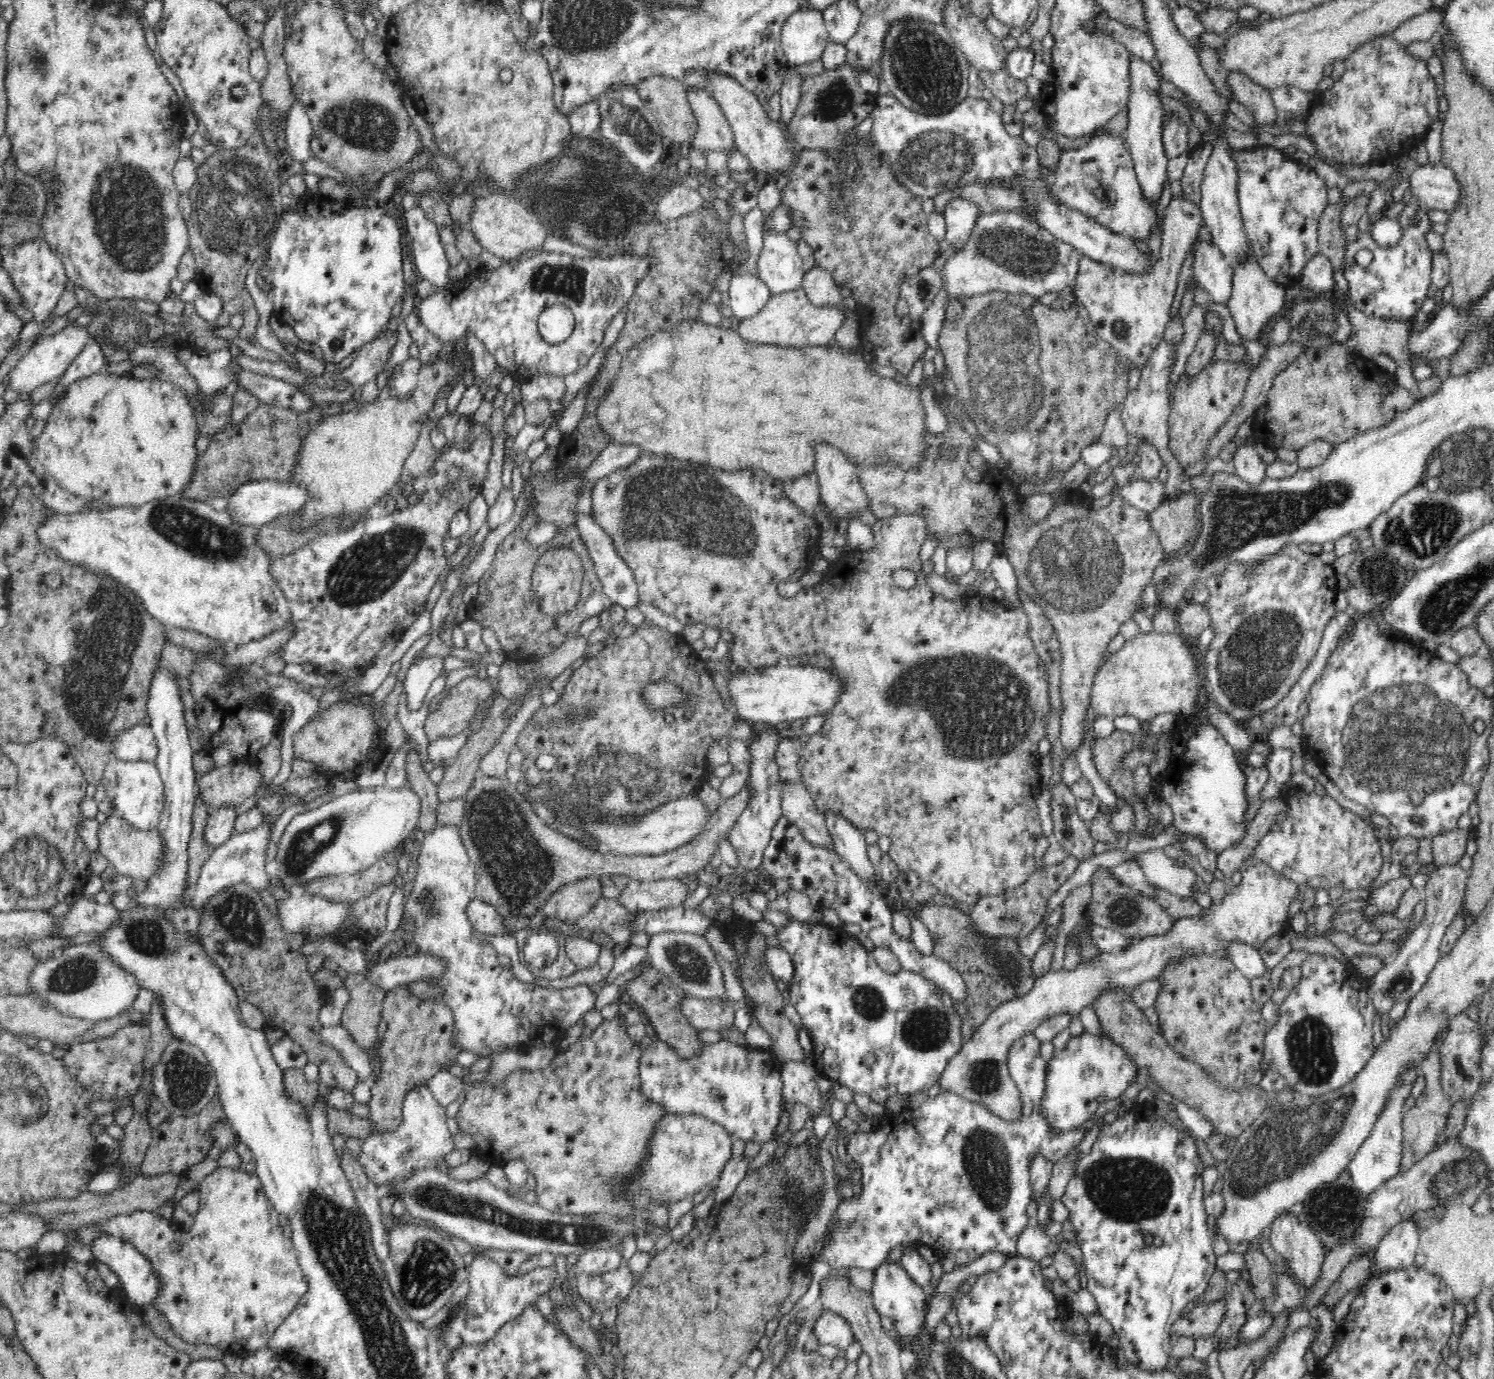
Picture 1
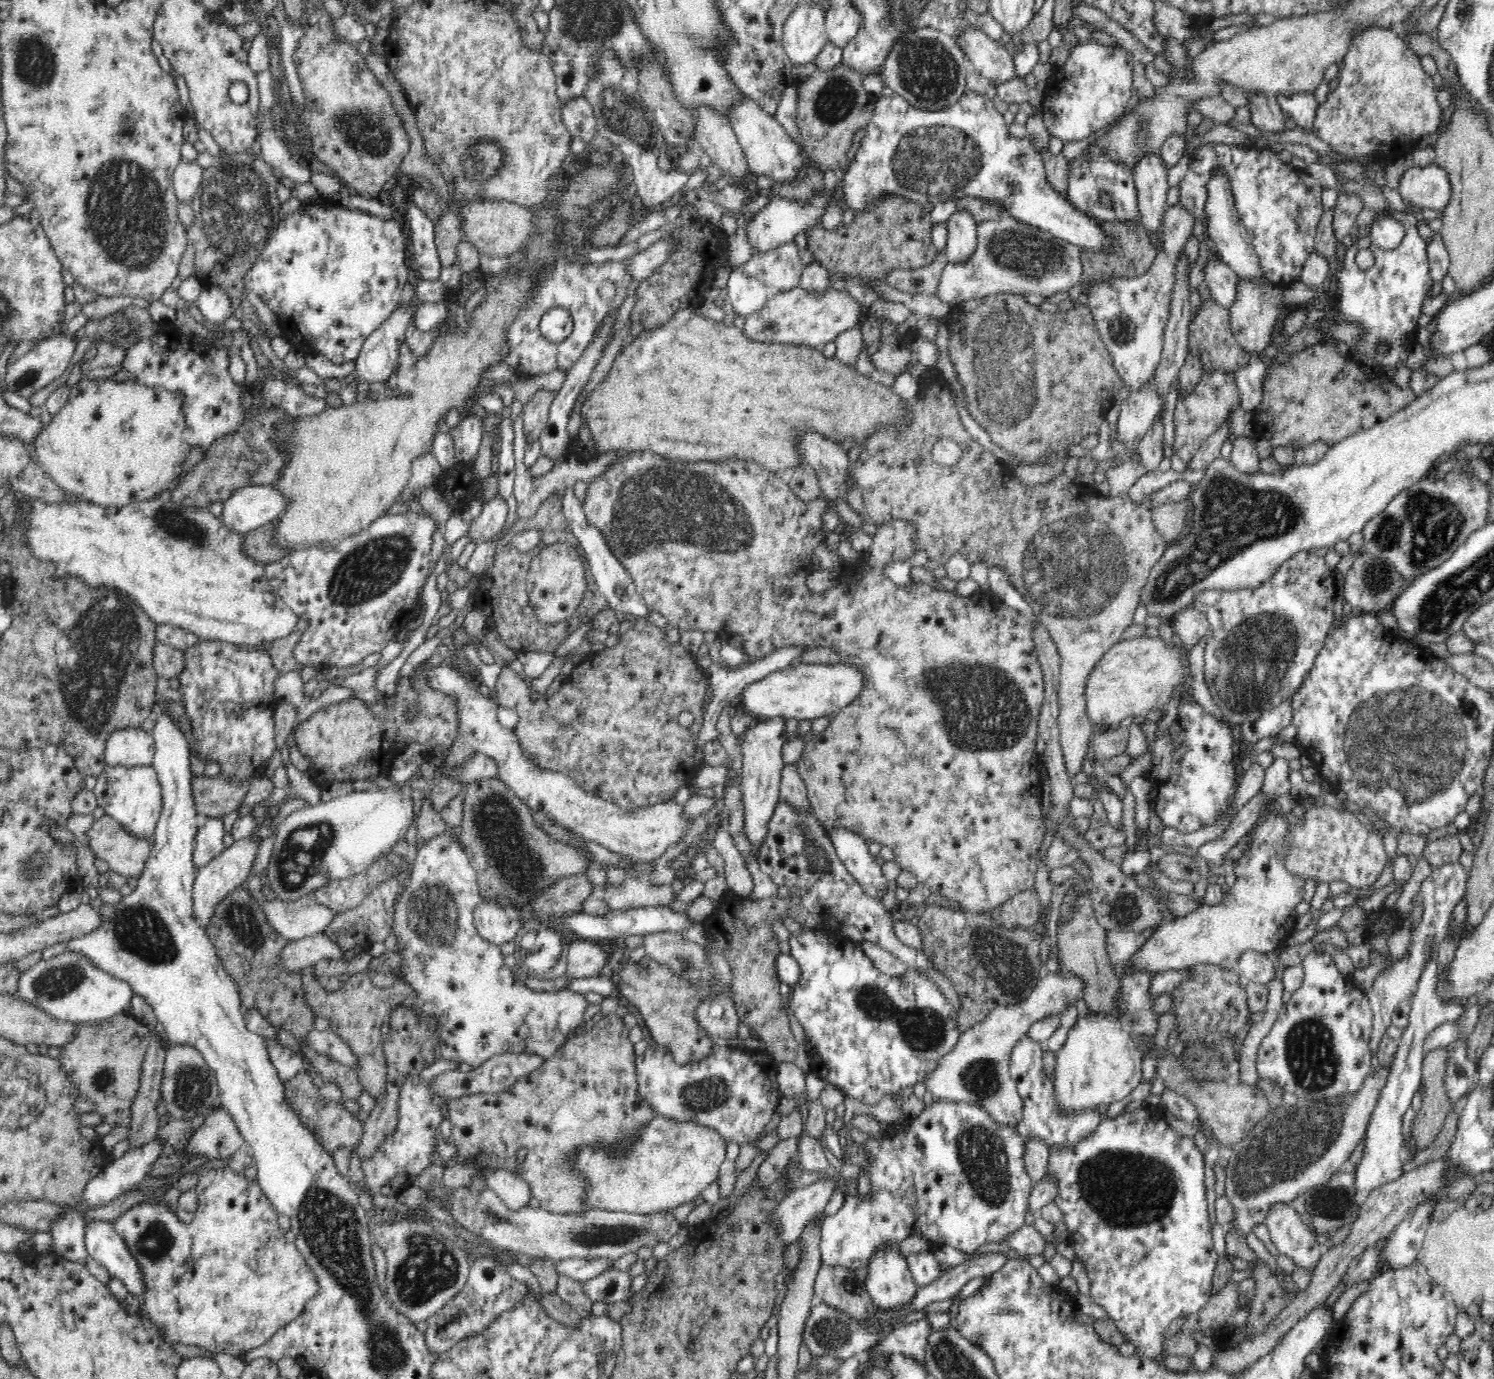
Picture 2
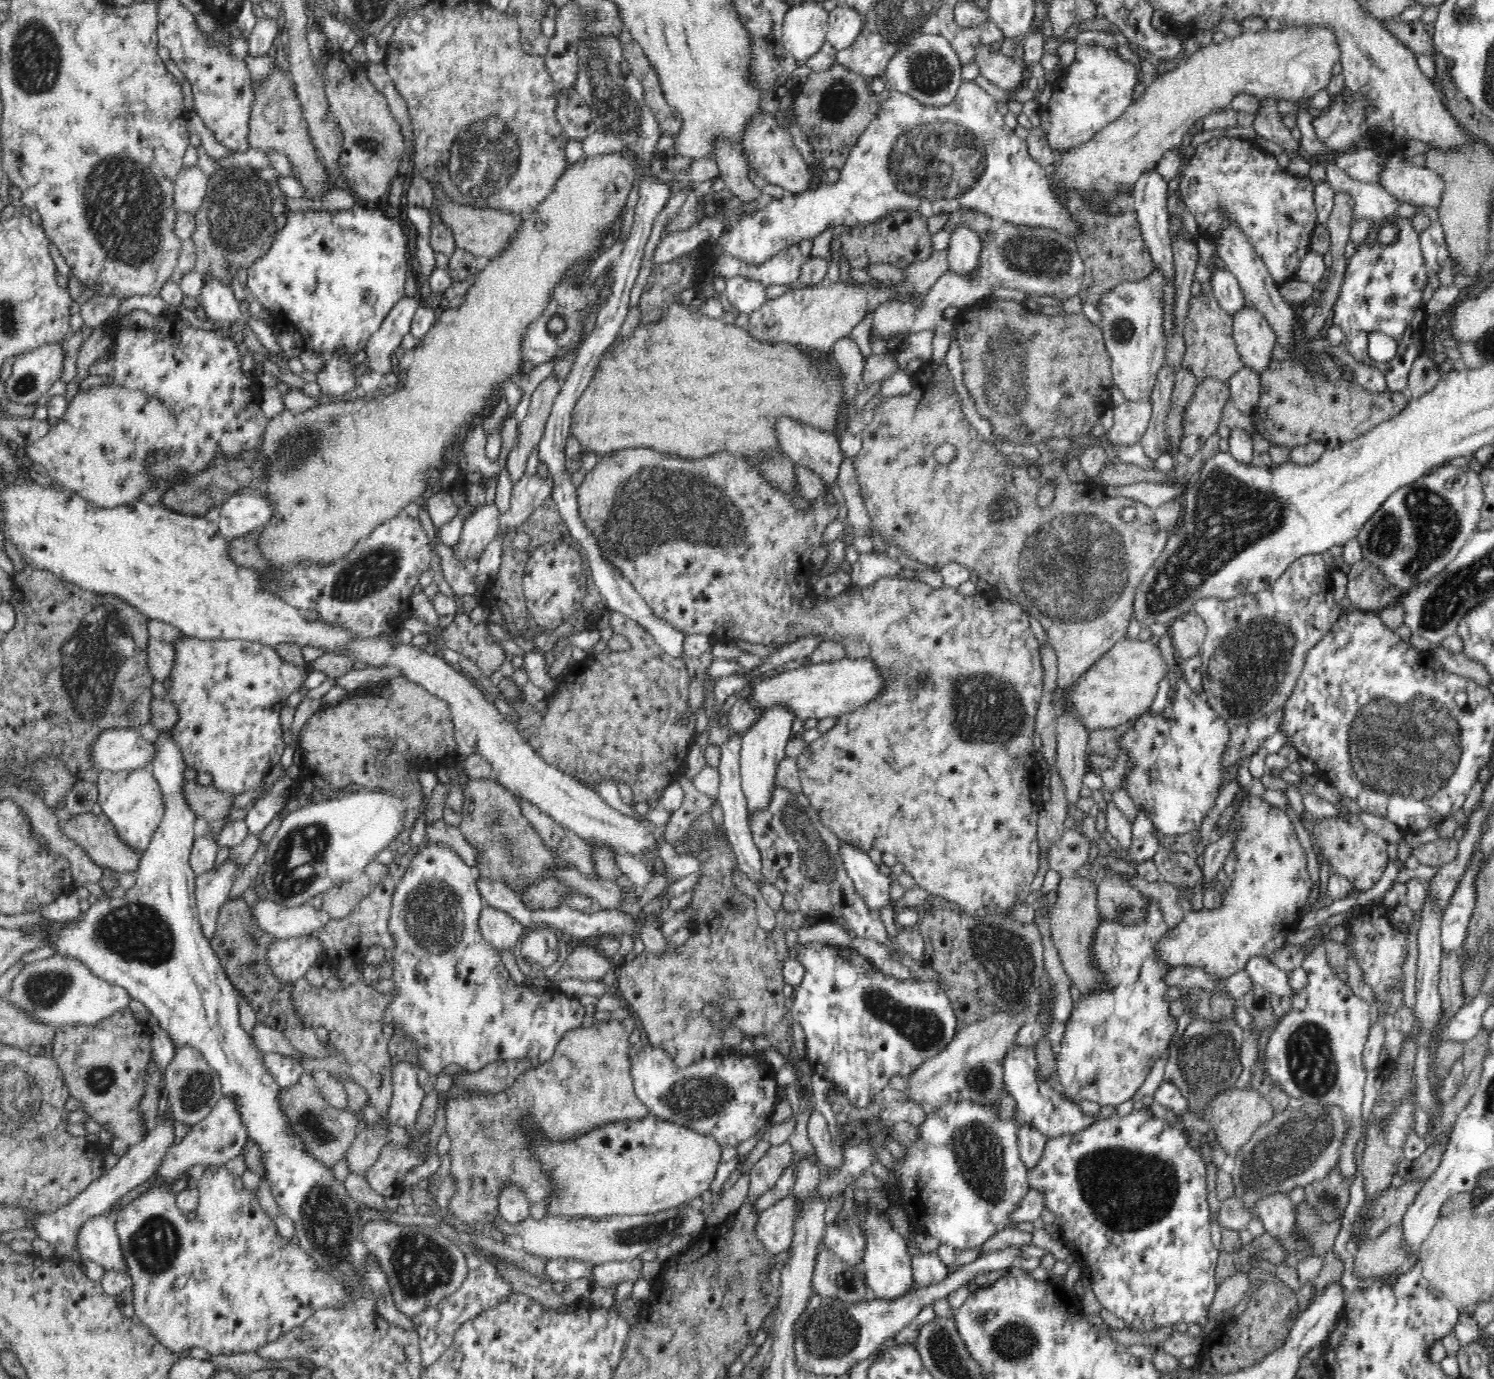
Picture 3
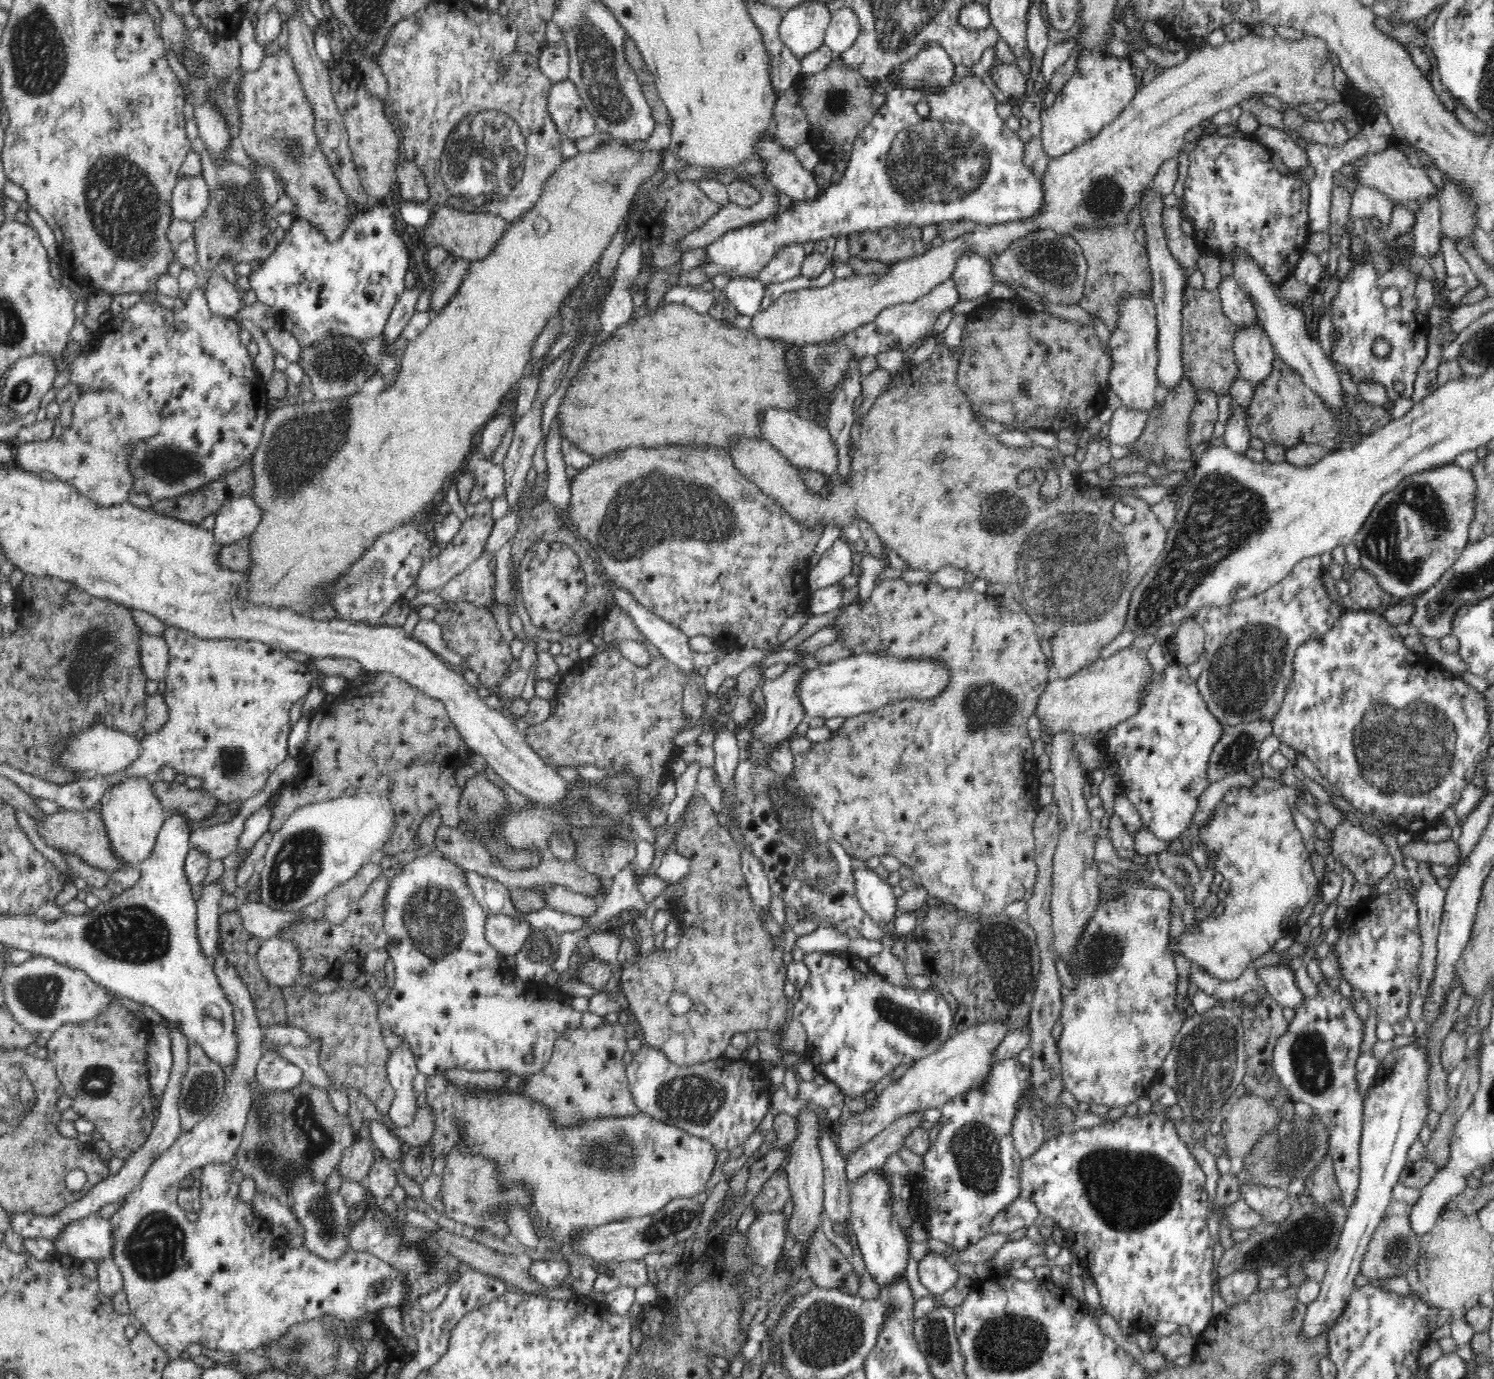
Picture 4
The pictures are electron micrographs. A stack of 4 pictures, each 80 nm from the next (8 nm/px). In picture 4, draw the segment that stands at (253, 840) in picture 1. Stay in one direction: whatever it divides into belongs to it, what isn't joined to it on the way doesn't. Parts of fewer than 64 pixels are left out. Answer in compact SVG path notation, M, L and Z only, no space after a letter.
M215 880L201 890L201 897L196 902L196 932L204 956L213 957L217 953L220 914L218 907L223 894L223 888Z

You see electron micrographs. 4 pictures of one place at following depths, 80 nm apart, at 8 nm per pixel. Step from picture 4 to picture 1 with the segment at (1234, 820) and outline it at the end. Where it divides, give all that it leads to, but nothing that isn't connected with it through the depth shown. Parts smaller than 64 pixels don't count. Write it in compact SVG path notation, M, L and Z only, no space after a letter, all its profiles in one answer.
M1249 858L1239 870L1242 881L1227 889L1221 904L1205 908L1202 916L1174 920L1167 933L1139 938L1138 943L1122 952L1099 953L1074 970L1050 970L1036 979L1030 992L1002 1003L949 1062L938 1080L941 1092L956 1091L970 1102L989 1106L996 1116L1016 1120L1022 1103L1007 1066L1007 1056L1019 1037L1032 1035L1036 1027L1050 1016L1079 1014L1082 1008L1094 1003L1106 990L1129 990L1157 978L1170 959L1179 959L1188 953L1189 956L1212 953L1228 957L1224 948L1234 940L1258 949L1266 944L1270 936L1286 933L1290 919L1288 906L1301 887L1278 874L1278 871L1270 870L1261 862L1251 862Z

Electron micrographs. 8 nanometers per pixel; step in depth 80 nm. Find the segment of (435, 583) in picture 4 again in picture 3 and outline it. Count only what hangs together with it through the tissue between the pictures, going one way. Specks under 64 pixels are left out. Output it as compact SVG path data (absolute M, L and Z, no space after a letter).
M496 504L477 508L470 517L463 522L459 541L451 546L454 559L466 564L473 564L484 549L499 532L501 512Z

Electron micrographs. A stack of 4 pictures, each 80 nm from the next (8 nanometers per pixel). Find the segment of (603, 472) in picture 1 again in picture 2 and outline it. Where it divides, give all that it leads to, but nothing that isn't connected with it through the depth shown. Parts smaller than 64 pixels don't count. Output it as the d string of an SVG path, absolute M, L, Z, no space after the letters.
M523 408L513 421L514 429L514 486L513 494L516 498L516 514L521 519L530 519L540 508L542 501L552 496L552 494L563 492L564 490L572 490L572 487L578 480L589 483L595 476L601 475L613 462L616 462L620 457L625 457L630 454L630 450L608 450L608 452L598 453L592 460L582 460L576 458L572 453L564 453L556 462L556 464L546 474L541 476L532 476L527 470L524 463L524 454L527 449L527 440L523 433Z

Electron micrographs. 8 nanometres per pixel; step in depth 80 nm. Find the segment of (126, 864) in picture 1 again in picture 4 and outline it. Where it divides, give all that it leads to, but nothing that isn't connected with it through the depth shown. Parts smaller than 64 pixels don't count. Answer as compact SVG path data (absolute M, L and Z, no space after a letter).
M92 809L85 811L67 811L44 815L37 820L37 831L48 846L54 847L62 852L71 852L90 866L100 869L120 870L125 868L125 864L117 858L117 853L113 852L113 846L110 845L110 837L105 829L101 813Z

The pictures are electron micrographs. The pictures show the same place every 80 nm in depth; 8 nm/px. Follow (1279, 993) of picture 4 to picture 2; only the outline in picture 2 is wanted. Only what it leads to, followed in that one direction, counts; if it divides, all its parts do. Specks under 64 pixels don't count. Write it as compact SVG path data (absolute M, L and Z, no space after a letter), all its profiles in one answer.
M1244 950L1236 964L1244 981L1256 981L1269 985L1276 978L1276 960L1268 954Z

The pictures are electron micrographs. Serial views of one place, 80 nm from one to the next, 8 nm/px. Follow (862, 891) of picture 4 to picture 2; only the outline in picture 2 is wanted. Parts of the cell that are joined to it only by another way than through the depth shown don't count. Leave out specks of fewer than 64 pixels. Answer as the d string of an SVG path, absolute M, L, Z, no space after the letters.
M837 825L830 828L828 834L839 859L861 885L865 894L881 900L888 892L888 880L882 873L881 866L870 855L866 840L848 828L837 828Z

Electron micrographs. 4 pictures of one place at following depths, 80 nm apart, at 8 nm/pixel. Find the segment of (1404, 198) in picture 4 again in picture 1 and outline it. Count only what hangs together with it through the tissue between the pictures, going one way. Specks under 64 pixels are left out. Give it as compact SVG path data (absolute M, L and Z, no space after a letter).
M1428 163L1409 176L1410 192L1428 210L1455 212L1464 198L1462 184L1446 164Z

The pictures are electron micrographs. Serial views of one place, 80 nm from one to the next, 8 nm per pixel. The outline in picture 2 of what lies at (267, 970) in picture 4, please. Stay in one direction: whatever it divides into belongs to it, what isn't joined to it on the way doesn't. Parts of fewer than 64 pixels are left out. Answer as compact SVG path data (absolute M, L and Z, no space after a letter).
M323 932L295 941L287 942L281 948L281 960L289 972L300 972L315 965L320 959L338 960L344 958L344 952Z

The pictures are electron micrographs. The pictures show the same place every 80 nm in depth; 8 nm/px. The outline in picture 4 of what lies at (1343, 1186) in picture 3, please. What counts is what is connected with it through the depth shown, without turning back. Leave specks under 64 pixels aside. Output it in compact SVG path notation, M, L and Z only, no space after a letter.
M1326 1157L1320 1164L1317 1164L1317 1170L1306 1180L1305 1189L1308 1196L1314 1199L1314 1203L1323 1205L1330 1201L1340 1201L1341 1191L1336 1181L1333 1160Z

